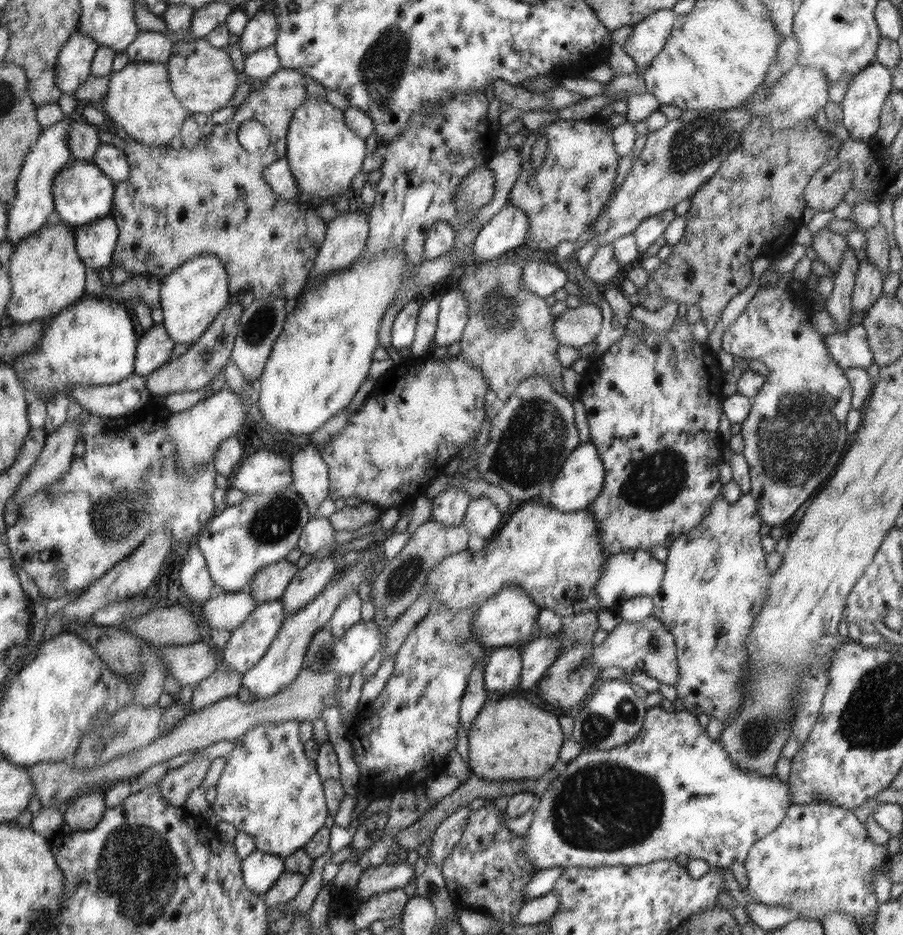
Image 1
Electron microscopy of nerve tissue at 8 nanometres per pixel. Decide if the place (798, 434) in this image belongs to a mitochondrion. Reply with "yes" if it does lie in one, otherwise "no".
yes

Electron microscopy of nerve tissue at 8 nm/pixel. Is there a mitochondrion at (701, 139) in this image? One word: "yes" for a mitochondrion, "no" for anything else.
yes

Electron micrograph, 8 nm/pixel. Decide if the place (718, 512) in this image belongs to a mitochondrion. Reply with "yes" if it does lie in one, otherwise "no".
no

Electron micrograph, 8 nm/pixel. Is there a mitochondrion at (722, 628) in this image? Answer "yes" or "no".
yes

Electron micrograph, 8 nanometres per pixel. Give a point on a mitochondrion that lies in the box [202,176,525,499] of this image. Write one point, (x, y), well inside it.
(262, 321)

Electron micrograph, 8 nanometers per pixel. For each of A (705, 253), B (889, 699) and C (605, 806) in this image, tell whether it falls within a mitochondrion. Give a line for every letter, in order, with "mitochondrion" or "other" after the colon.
A: mitochondrion
B: mitochondrion
C: mitochondrion

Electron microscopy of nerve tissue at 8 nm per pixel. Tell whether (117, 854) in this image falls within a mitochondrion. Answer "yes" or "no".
yes

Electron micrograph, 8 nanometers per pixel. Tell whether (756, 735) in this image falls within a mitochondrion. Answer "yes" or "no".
yes

